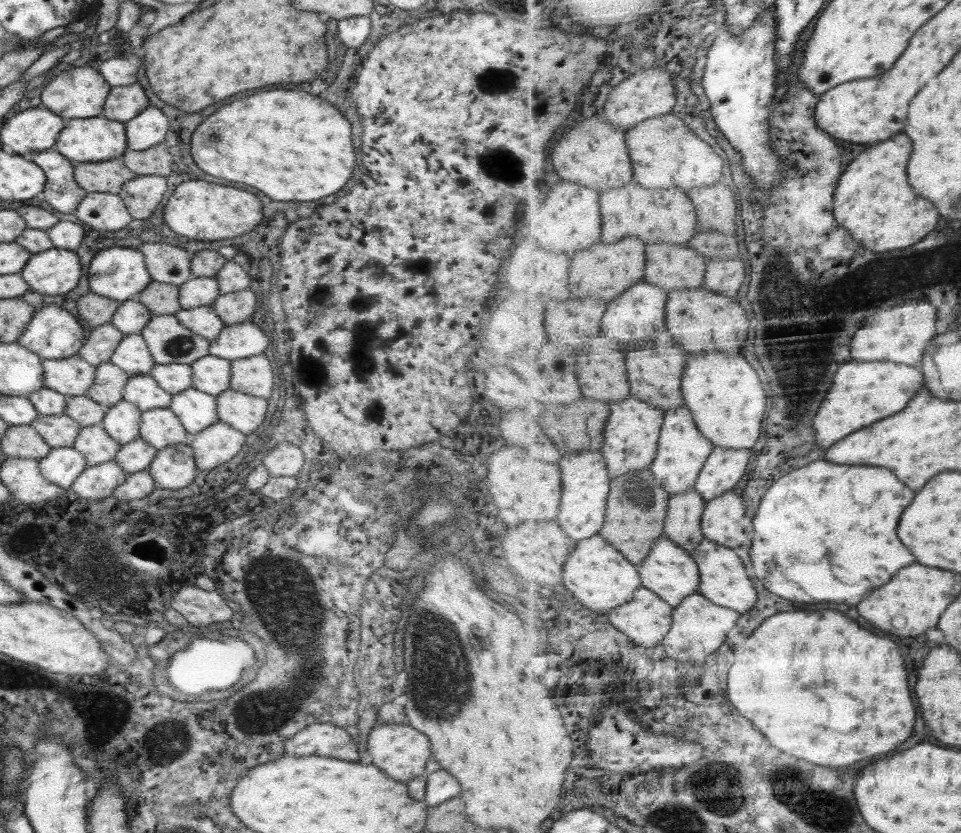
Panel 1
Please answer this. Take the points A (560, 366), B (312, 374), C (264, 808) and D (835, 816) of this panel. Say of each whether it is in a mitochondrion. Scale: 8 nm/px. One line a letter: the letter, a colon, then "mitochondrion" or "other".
A: other
B: other
C: other
D: mitochondrion

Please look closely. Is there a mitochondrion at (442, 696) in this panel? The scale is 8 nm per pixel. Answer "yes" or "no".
yes

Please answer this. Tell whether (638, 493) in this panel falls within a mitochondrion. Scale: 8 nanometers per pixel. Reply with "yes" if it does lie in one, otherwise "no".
yes

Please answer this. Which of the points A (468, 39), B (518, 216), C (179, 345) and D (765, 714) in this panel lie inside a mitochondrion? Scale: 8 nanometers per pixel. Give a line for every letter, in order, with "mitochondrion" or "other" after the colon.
A: other
B: other
C: mitochondrion
D: other

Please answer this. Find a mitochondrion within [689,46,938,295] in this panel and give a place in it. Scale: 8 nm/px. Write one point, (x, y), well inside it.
(796, 282)

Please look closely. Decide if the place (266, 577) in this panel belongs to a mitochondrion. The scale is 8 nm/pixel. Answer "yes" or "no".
yes

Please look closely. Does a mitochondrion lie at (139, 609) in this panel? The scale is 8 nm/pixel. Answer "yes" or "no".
no

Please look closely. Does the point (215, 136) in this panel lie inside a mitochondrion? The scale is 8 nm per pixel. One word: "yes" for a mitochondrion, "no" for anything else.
yes

